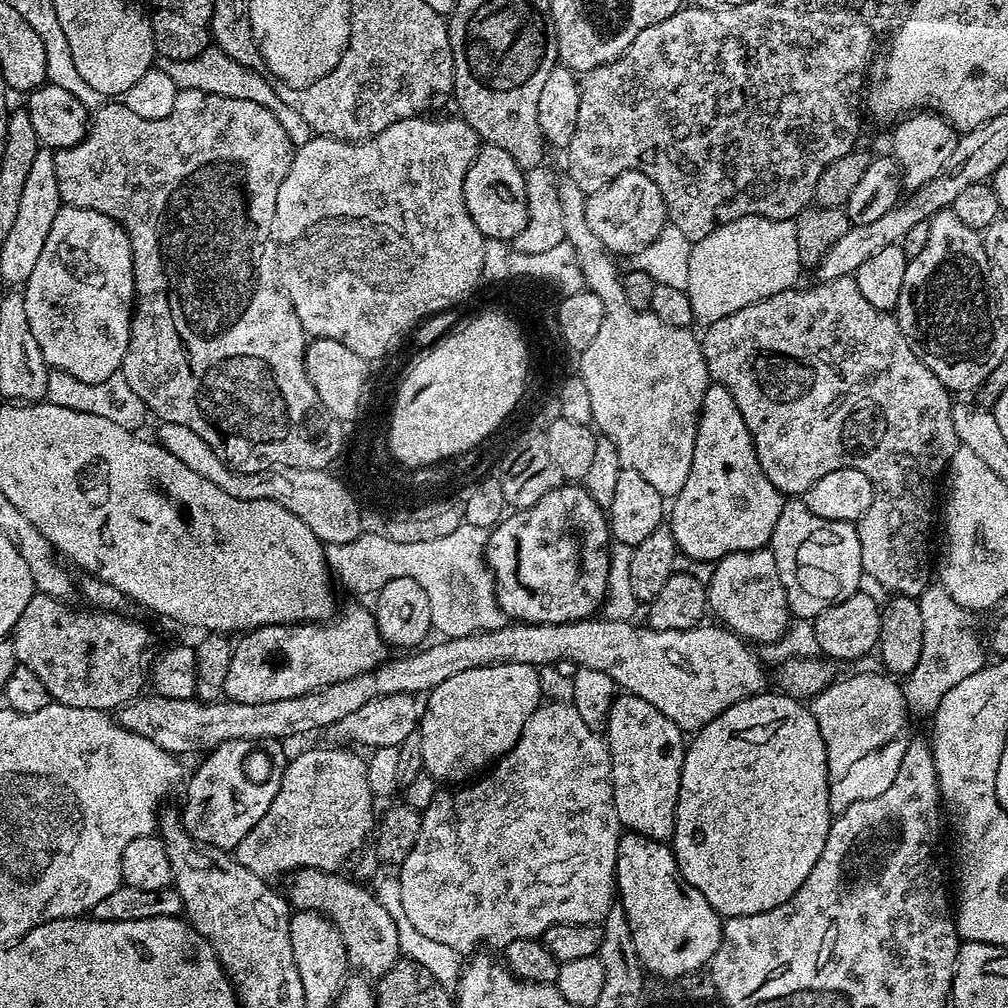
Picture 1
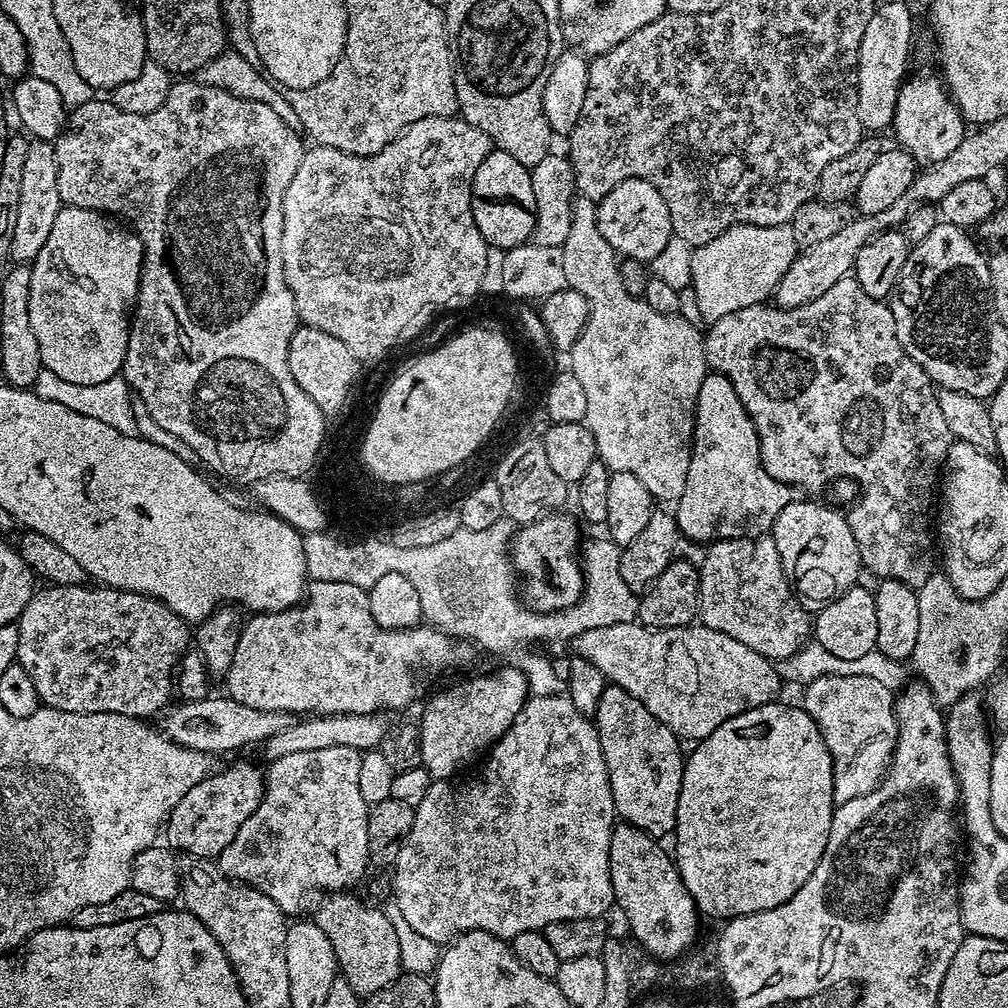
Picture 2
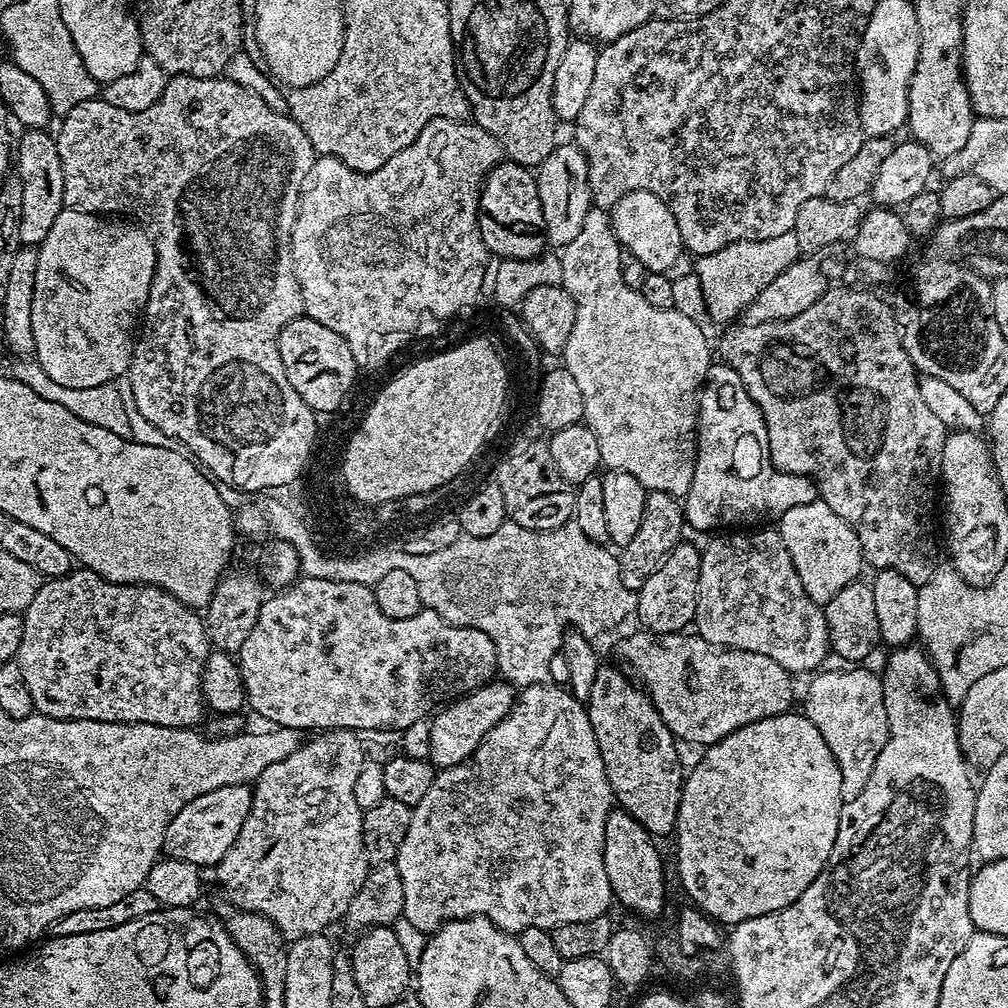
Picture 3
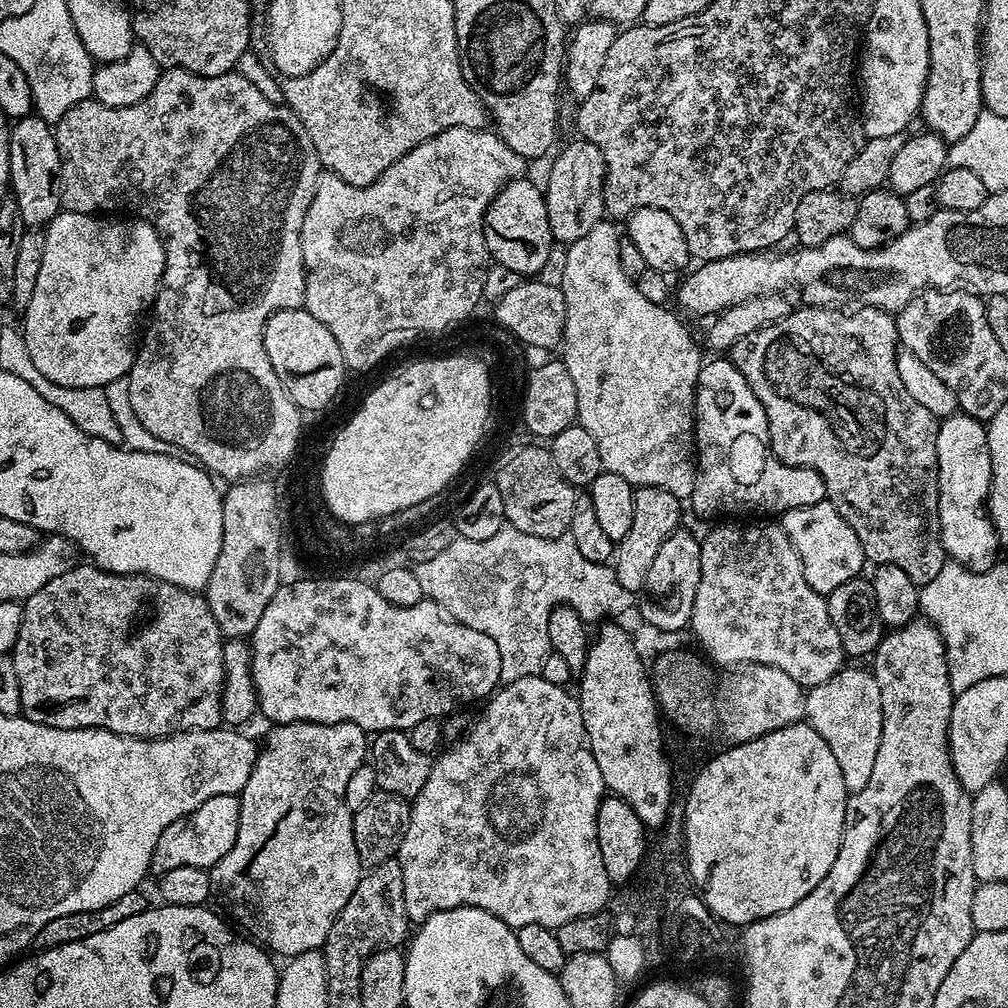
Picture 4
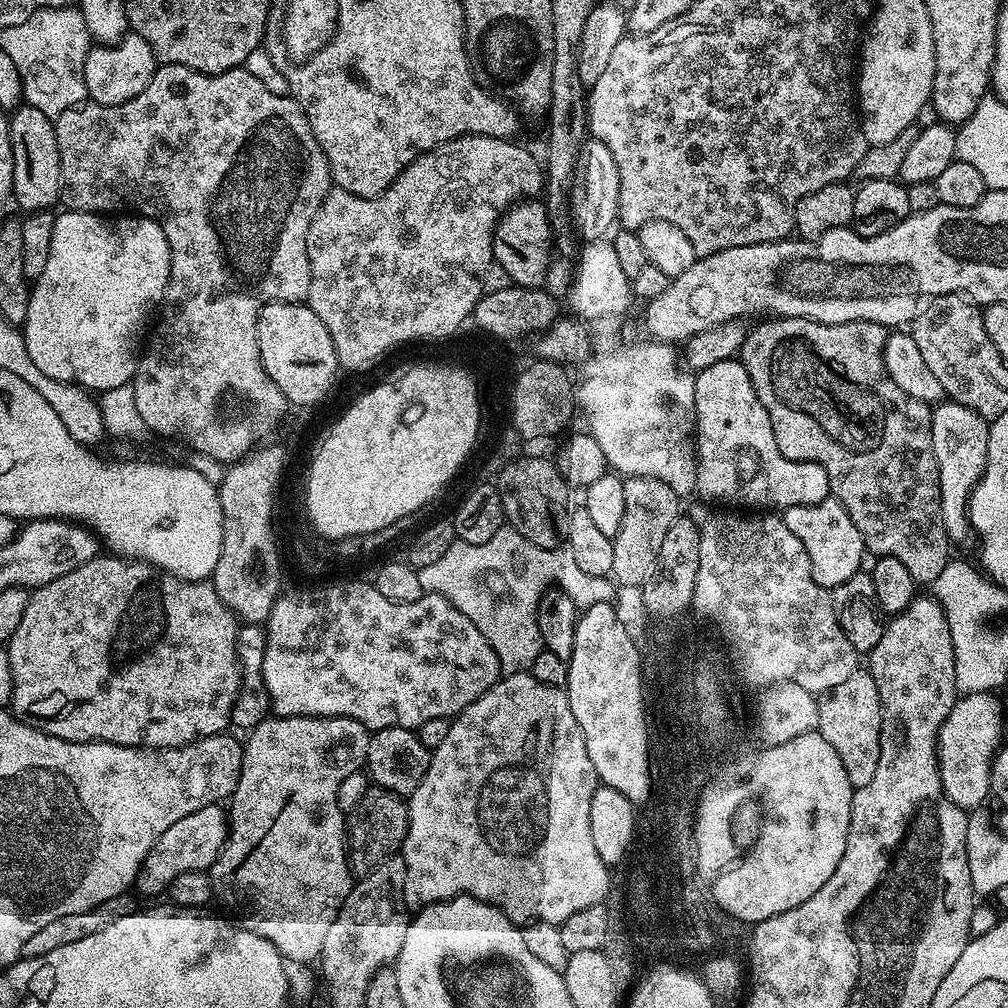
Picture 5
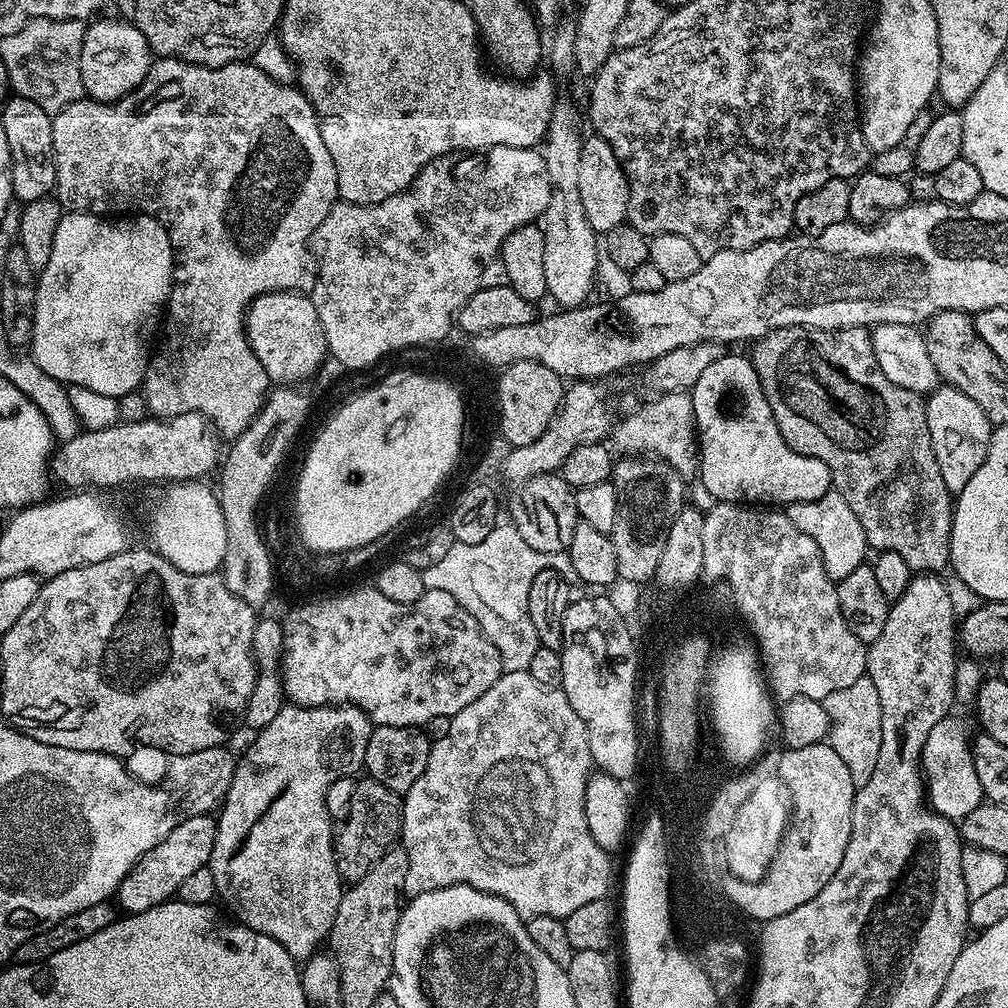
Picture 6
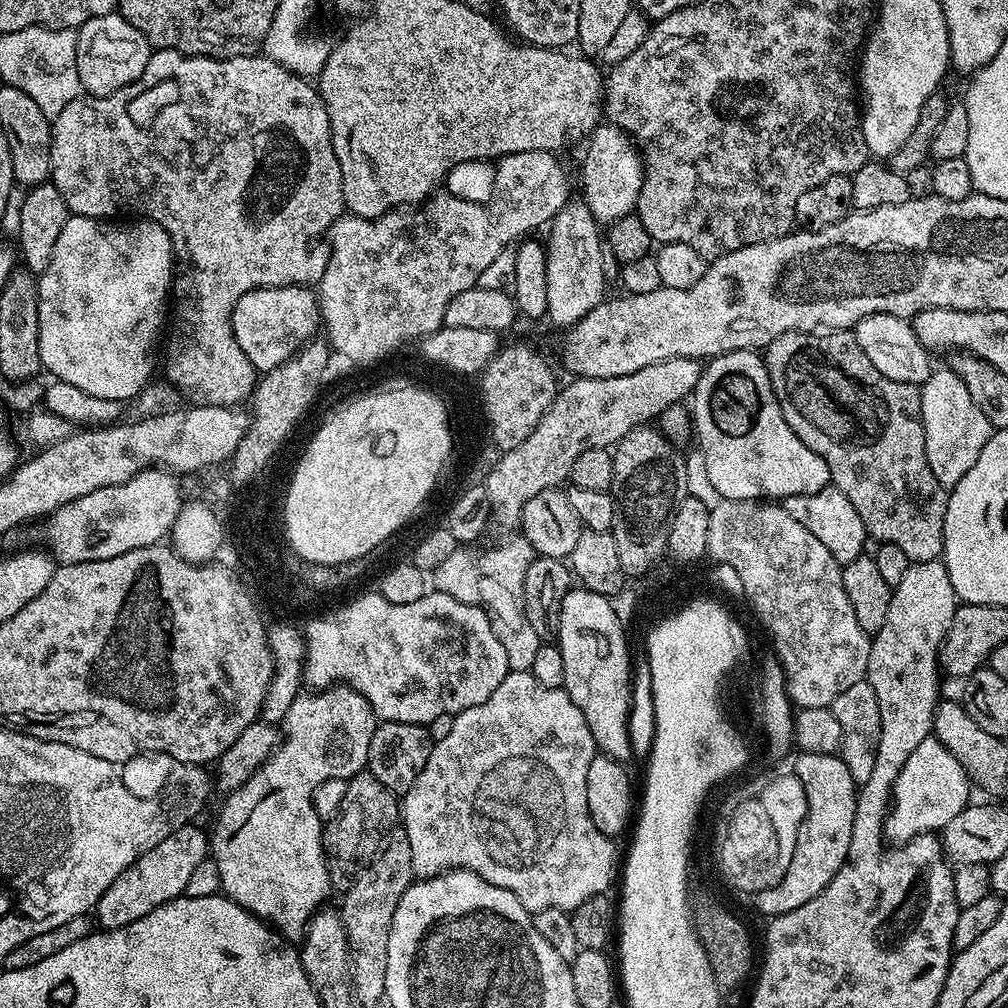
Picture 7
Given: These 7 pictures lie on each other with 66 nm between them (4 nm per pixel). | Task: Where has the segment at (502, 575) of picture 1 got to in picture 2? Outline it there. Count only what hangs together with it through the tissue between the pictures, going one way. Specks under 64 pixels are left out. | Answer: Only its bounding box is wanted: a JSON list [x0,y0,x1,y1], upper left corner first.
[512,511,584,612]

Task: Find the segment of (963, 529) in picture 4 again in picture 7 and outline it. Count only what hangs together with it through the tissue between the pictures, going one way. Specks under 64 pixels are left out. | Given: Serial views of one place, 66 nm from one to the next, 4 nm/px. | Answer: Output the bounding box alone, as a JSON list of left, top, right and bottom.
[920,366,993,489]

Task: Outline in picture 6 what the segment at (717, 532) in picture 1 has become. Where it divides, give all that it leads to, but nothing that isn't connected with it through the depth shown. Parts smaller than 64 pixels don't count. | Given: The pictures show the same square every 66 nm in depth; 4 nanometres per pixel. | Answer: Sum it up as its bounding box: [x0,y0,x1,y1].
[690,354,833,506]

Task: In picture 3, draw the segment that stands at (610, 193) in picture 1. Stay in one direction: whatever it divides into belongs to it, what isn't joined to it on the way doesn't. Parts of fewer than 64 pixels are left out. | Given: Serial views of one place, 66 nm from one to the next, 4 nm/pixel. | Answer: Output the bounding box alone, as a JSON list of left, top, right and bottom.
[610,190,682,273]

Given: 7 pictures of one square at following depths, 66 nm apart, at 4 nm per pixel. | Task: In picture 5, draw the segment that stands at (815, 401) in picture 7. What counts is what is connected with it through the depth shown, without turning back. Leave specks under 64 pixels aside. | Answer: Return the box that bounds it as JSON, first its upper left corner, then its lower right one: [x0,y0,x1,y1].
[738,318,950,586]

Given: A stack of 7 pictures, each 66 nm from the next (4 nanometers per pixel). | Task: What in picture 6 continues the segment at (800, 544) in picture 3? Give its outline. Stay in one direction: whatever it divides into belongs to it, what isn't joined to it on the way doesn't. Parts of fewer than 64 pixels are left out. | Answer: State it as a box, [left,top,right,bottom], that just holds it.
[786,490,870,582]

